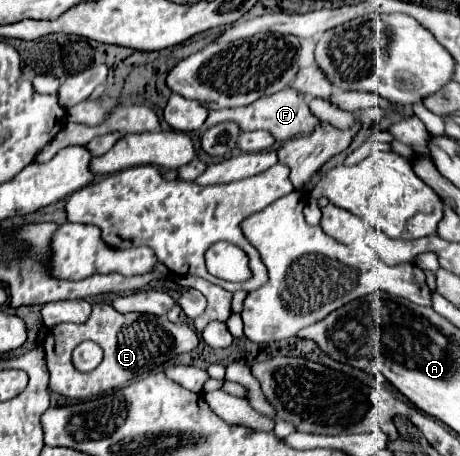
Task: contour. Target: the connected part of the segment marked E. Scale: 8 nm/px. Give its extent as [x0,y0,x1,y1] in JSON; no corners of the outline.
[44,304,198,400]

